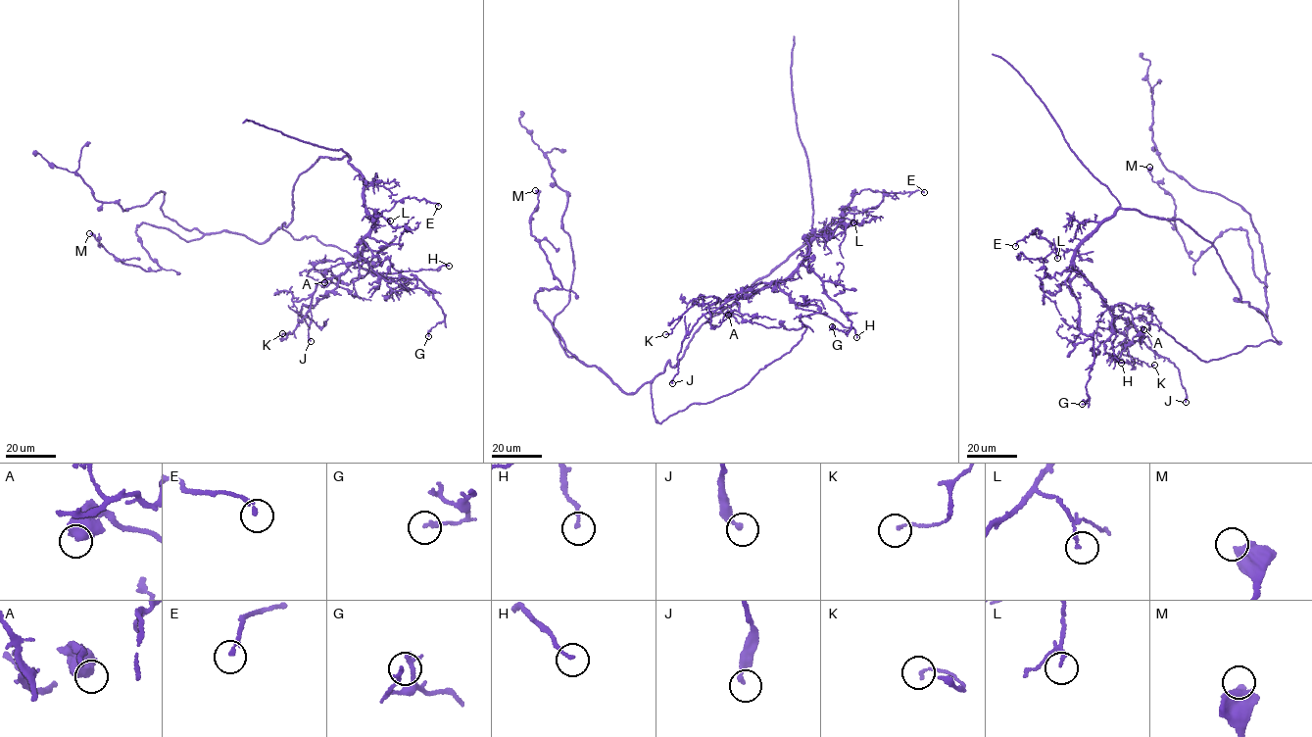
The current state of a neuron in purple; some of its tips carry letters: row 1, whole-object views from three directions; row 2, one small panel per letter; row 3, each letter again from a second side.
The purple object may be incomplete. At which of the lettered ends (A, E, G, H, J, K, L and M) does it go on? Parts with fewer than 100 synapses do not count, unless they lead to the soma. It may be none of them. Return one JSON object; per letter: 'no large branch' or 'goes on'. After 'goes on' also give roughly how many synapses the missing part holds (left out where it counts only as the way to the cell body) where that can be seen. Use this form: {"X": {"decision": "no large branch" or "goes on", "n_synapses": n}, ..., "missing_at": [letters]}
{"A": {"decision": "no large branch"}, "E": {"decision": "no large branch"}, "G": {"decision": "no large branch"}, "H": {"decision": "no large branch"}, "J": {"decision": "no large branch"}, "K": {"decision": "no large branch"}, "L": {"decision": "no large branch"}, "M": {"decision": "no large branch"}, "missing_at": []}

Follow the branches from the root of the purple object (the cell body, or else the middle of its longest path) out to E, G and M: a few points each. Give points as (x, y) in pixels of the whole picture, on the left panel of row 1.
E: (293, 194), (299, 174), (318, 158), (347, 156), (361, 174), (362, 196), (374, 219), (406, 198), (438, 206)
G: (293, 194), (318, 158), (349, 157), (372, 222), (359, 257), (386, 280), (429, 289), (445, 318), (428, 336)
M: (293, 194), (291, 221), (263, 243), (224, 230), (187, 241), (142, 222), (155, 271), (89, 233)

